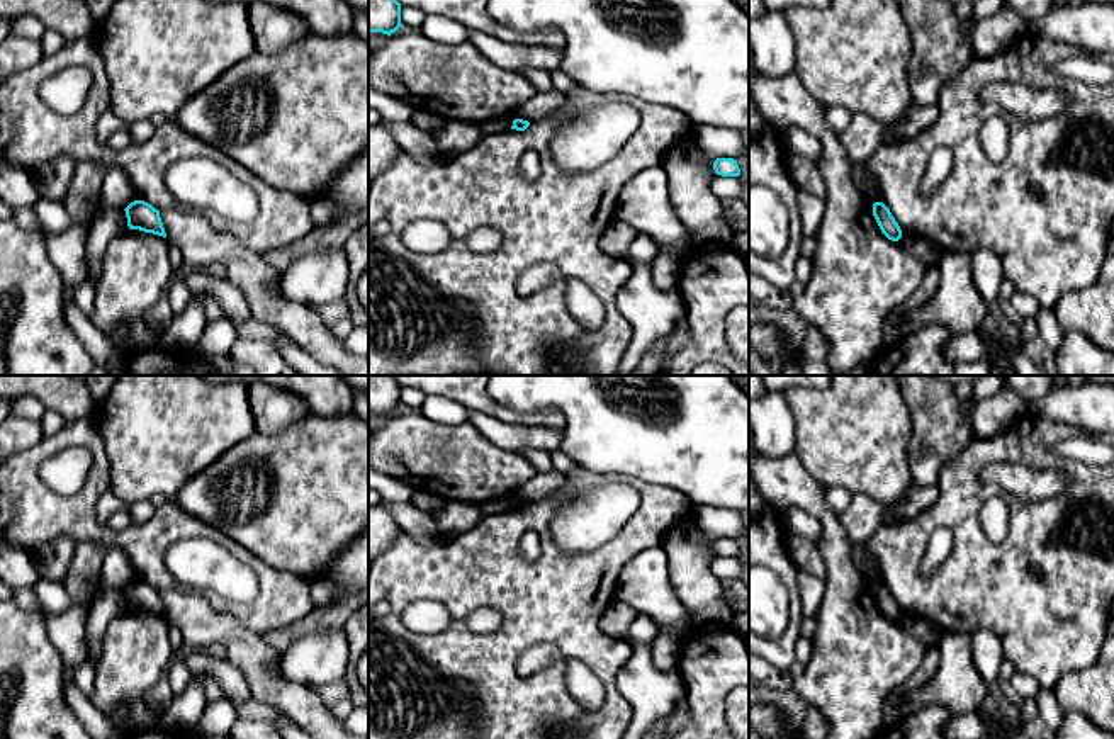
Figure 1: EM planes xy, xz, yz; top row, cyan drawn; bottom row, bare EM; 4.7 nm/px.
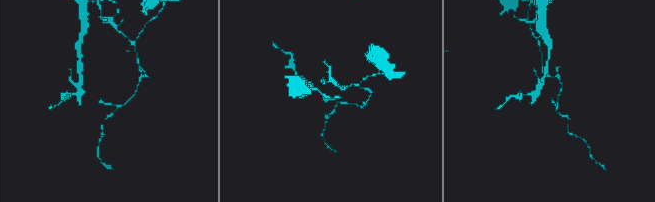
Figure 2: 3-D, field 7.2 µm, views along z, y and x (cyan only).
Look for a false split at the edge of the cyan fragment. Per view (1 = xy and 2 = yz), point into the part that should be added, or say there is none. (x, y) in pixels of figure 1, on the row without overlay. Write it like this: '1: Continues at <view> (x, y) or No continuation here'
1: No continuation here
2: No continuation here

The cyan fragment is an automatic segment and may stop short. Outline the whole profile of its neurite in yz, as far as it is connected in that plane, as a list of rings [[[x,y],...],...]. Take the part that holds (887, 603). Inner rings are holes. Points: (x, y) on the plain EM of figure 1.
[[[883,583],[873,584],[873,596],[881,610],[881,613],[892,620],[898,622],[902,618],[902,610],[895,598],[892,596],[890,590]]]

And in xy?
[[[134,581],[126,590],[129,610],[139,610],[166,618],[160,591],[144,581]]]

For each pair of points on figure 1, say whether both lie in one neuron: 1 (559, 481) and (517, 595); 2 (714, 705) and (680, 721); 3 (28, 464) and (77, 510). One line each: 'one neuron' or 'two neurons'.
1: two neurons
2: two neurons
3: one neuron

